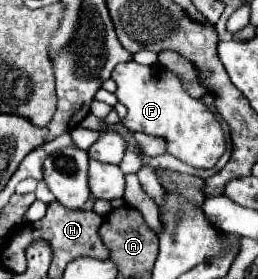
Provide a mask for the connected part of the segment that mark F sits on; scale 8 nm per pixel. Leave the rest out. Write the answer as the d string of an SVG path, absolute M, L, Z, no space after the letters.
M130 60L114 68L112 80L118 86L118 102L128 108L128 116L122 120L122 124L132 132L146 132L166 138L168 152L196 168L212 168L226 152L224 130L216 114L206 106L202 98L192 98L184 82L170 74L170 70L164 66L142 66Z

